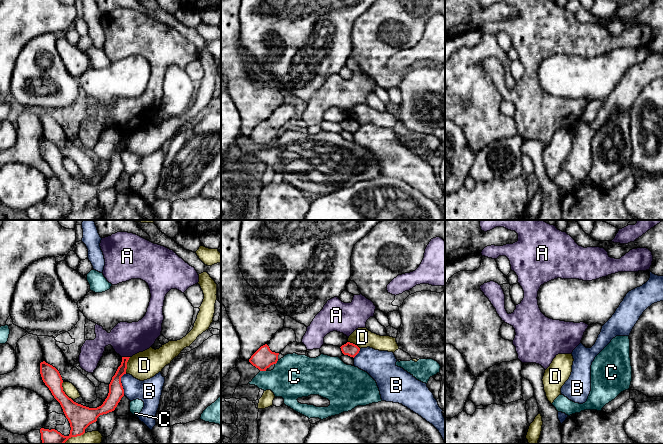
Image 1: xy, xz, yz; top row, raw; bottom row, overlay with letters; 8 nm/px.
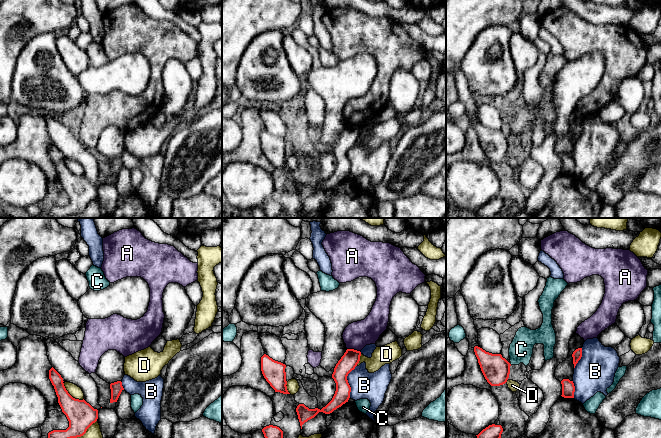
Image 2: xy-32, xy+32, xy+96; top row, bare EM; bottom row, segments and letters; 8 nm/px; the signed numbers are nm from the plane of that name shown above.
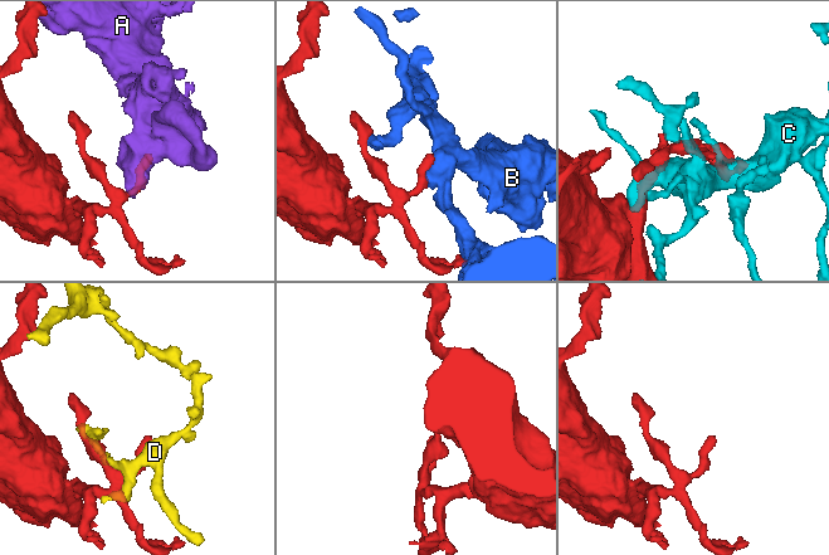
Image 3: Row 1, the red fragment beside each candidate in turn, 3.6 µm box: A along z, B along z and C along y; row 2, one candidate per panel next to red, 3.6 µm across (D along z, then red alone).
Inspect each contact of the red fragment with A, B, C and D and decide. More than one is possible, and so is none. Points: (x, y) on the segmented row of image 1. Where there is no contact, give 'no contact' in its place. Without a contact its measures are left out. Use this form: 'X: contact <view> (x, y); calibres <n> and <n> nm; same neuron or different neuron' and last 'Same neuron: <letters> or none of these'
A: contact xy (126, 357); calibres 110 and 280 nm; different neuron
B: contact xy (121, 383); calibres 120 and 190 nm; different neuron
C: contact xz (263, 370); calibres 170 and 340 nm; different neuron
D: contact xy (63, 391); calibres 190 and 100 nm; different neuron
Same neuron: none of these

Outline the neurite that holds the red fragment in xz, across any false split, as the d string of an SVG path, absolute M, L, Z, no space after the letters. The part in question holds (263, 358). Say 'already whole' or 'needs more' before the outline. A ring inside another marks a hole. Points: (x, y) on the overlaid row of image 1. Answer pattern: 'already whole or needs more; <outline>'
already whole; M267 344L261 346L249 359L249 362L260 371L266 371L278 361L279 353L272 352Z

